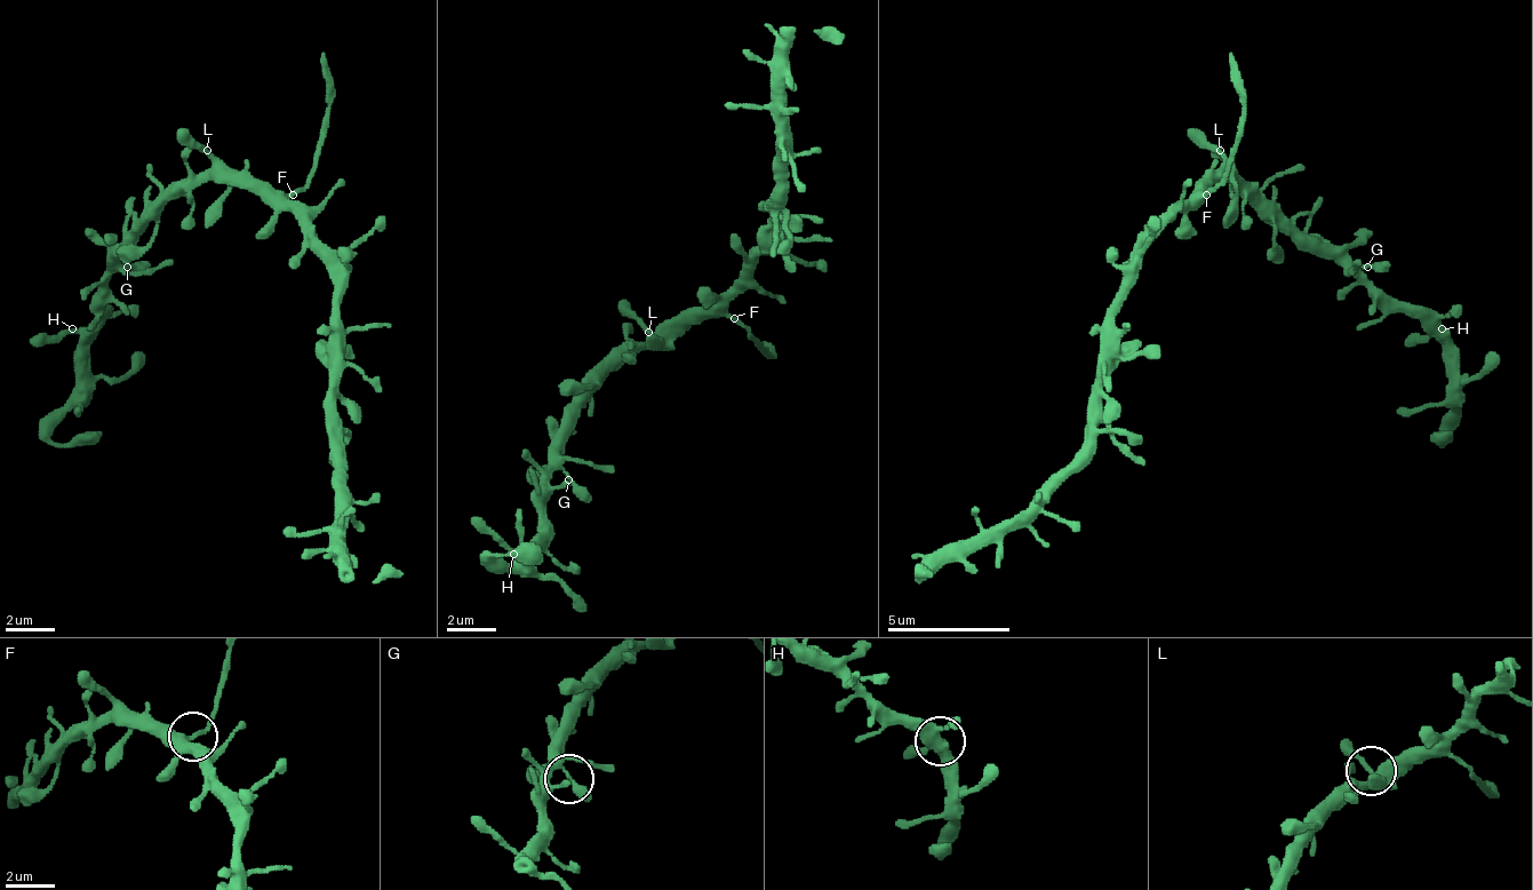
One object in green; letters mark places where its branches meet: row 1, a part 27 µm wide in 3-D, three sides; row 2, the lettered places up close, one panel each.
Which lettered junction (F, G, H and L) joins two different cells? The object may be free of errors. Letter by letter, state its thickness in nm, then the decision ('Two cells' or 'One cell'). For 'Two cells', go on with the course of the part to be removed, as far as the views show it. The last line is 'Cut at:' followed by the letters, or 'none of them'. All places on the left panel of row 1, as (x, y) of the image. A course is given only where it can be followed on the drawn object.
F: Thickness 260 nm. Two cells. Course of the part to remove: (294, 192), (325, 137), (325, 50)
G: Thickness 240 nm. One cell
H: Thickness 260 nm. One cell
L: Thickness 280 nm. One cell
Cut at: F

